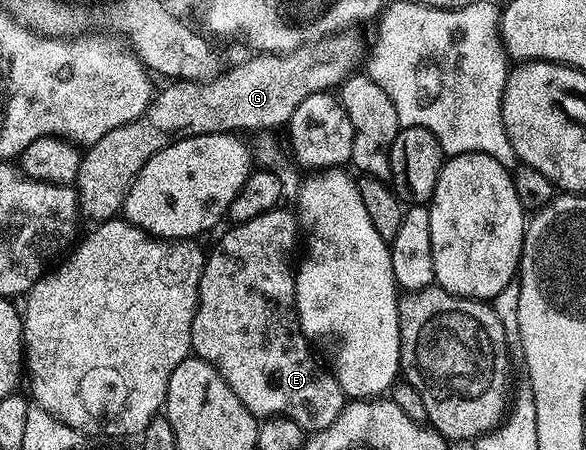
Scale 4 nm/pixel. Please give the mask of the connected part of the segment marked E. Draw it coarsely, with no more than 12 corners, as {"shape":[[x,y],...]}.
{"shape":[[293,210],[208,251],[190,349],[259,420],[348,397],[300,329]]}

